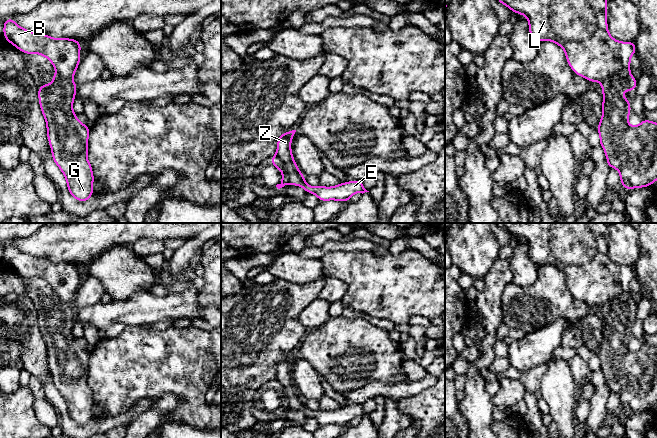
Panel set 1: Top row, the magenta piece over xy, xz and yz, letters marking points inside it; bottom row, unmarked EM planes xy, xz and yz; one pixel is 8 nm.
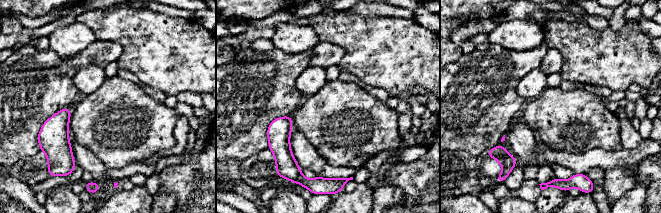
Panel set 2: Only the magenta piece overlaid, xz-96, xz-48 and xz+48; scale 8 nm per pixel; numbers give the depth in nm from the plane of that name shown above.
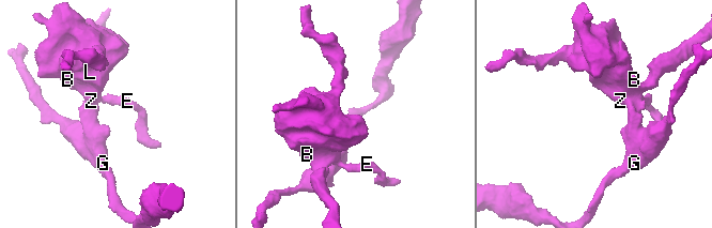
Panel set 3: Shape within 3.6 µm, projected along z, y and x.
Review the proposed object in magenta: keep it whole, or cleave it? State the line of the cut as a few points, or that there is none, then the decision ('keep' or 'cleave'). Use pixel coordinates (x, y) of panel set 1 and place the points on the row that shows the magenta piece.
cut in xz along (276, 155), (282, 162), (285, 179), (288, 183); cleave

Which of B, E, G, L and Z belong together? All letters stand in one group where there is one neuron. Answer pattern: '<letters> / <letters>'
B E L Z / G

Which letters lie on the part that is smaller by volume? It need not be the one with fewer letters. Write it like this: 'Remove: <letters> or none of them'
Remove: B, E, L, Z

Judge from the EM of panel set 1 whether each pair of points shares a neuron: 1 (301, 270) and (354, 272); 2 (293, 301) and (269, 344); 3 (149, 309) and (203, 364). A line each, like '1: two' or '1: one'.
1: two
2: one
3: two

